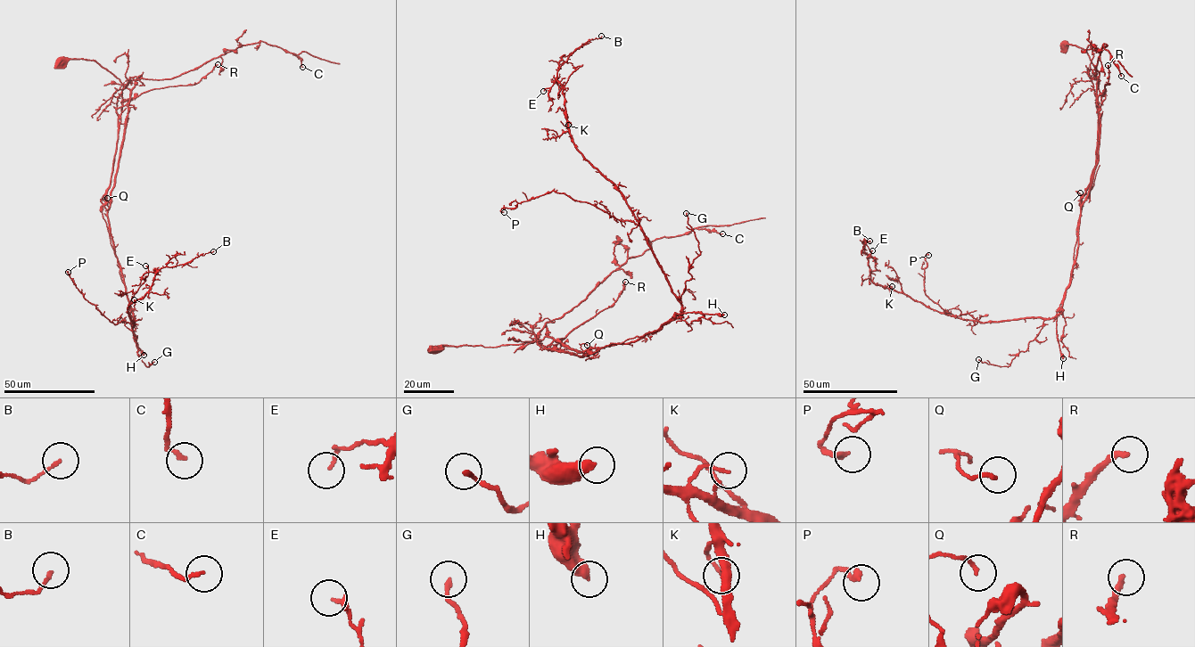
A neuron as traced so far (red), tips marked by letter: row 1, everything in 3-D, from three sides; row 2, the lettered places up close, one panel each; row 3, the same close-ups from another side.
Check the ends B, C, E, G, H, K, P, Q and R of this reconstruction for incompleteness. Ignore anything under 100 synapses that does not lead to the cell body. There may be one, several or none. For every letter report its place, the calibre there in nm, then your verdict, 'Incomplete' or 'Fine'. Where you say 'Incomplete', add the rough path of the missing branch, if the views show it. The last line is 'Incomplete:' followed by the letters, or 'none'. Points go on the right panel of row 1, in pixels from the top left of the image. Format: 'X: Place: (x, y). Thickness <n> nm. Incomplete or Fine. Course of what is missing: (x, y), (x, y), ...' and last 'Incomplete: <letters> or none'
B: Place: (869, 241). Thickness 130 nm. Fine
C: Place: (1121, 76). Thickness 150 nm. Fine
E: Place: (872, 250). Thickness 150 nm. Fine
G: Place: (978, 359). Thickness 180 nm. Fine
H: Place: (1063, 358). Thickness 480 nm. Fine
K: Place: (892, 286). Thickness 120 nm. Fine
P: Place: (928, 255). Thickness 240 nm. Fine
Q: Place: (1080, 192). Thickness 150 nm. Fine
R: Place: (1108, 65). Thickness 240 nm. Fine
Incomplete: none

